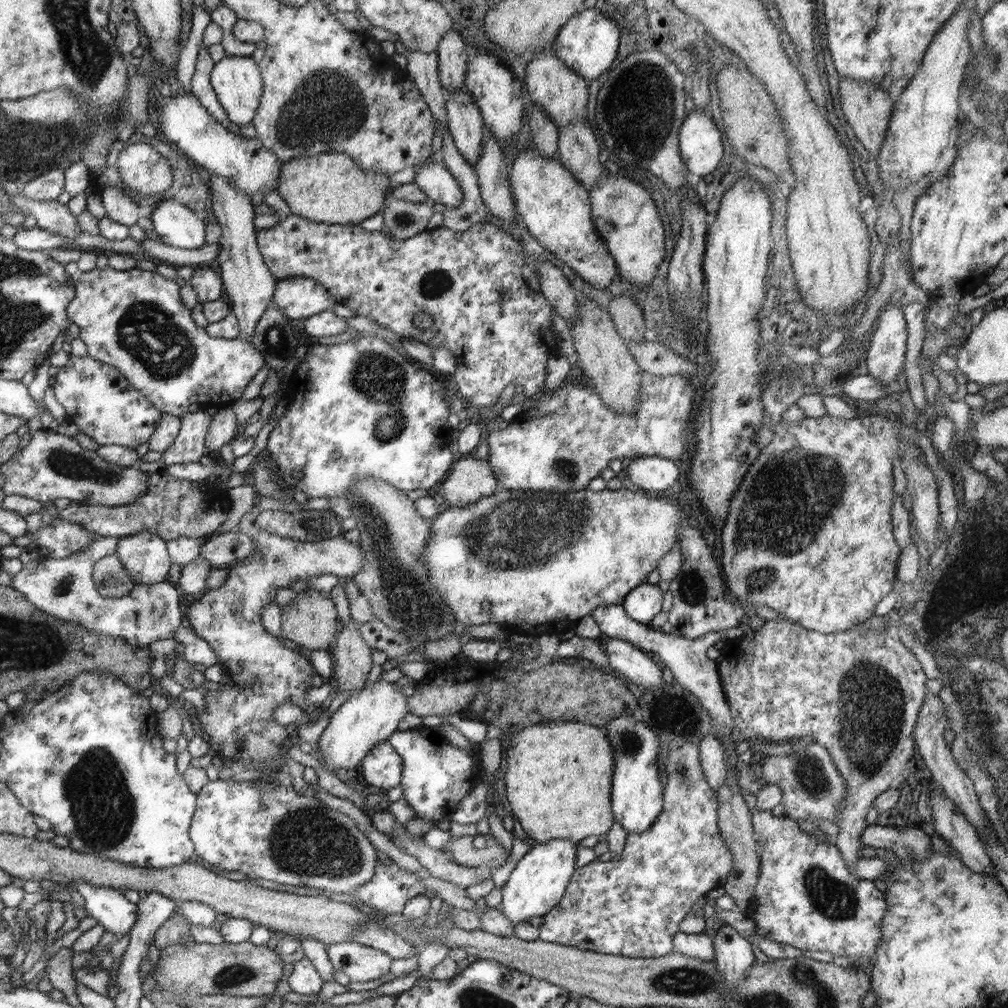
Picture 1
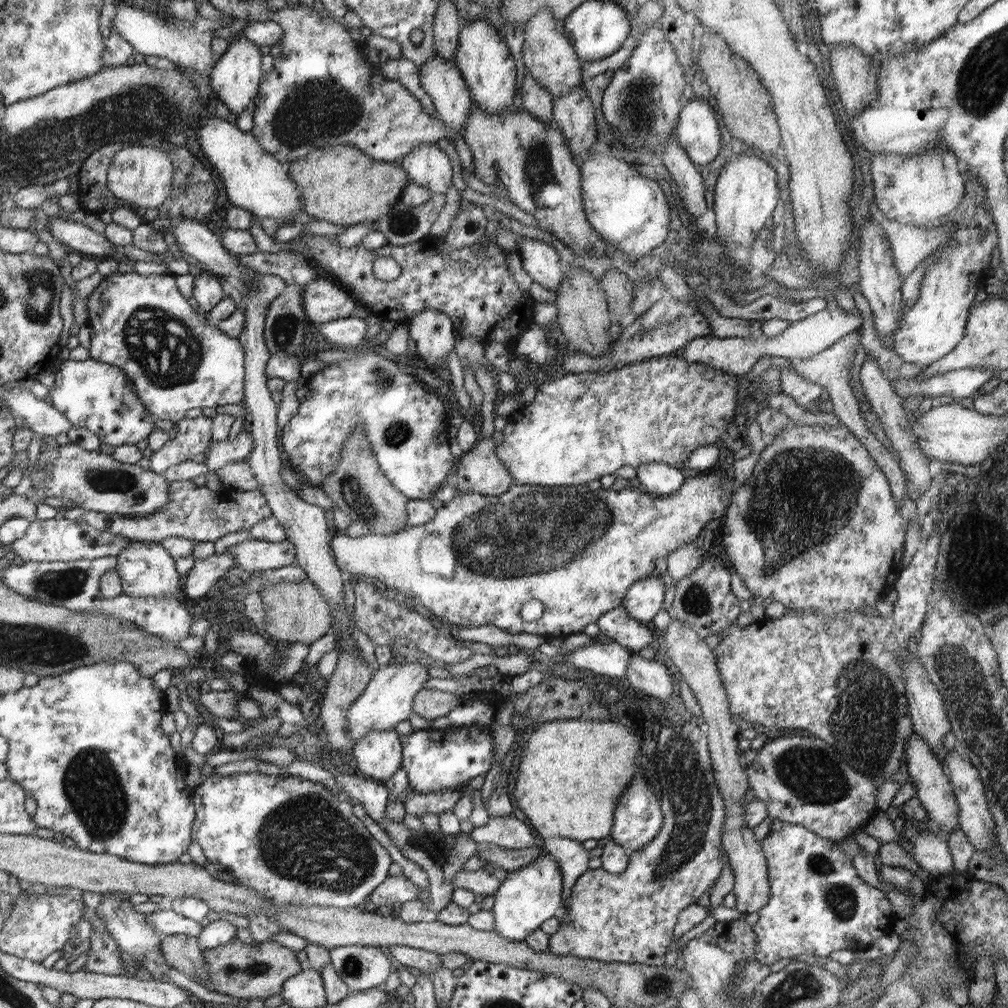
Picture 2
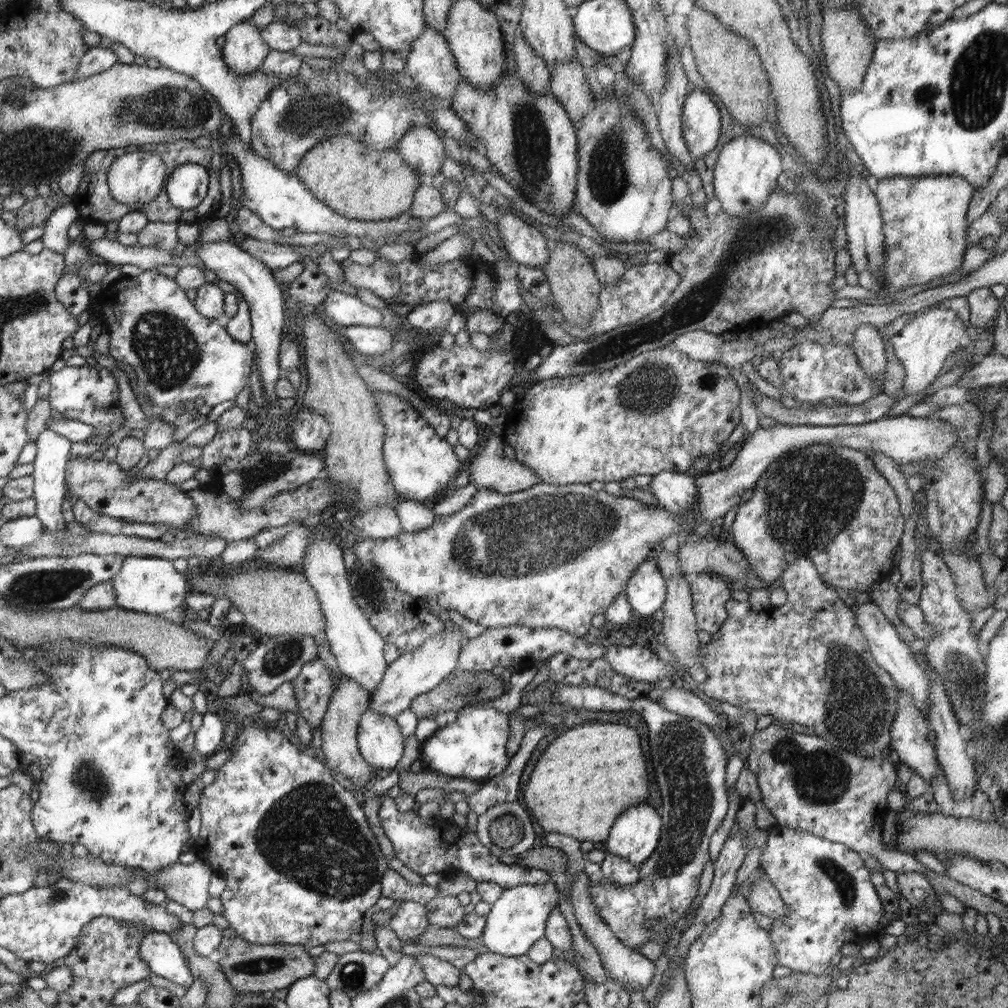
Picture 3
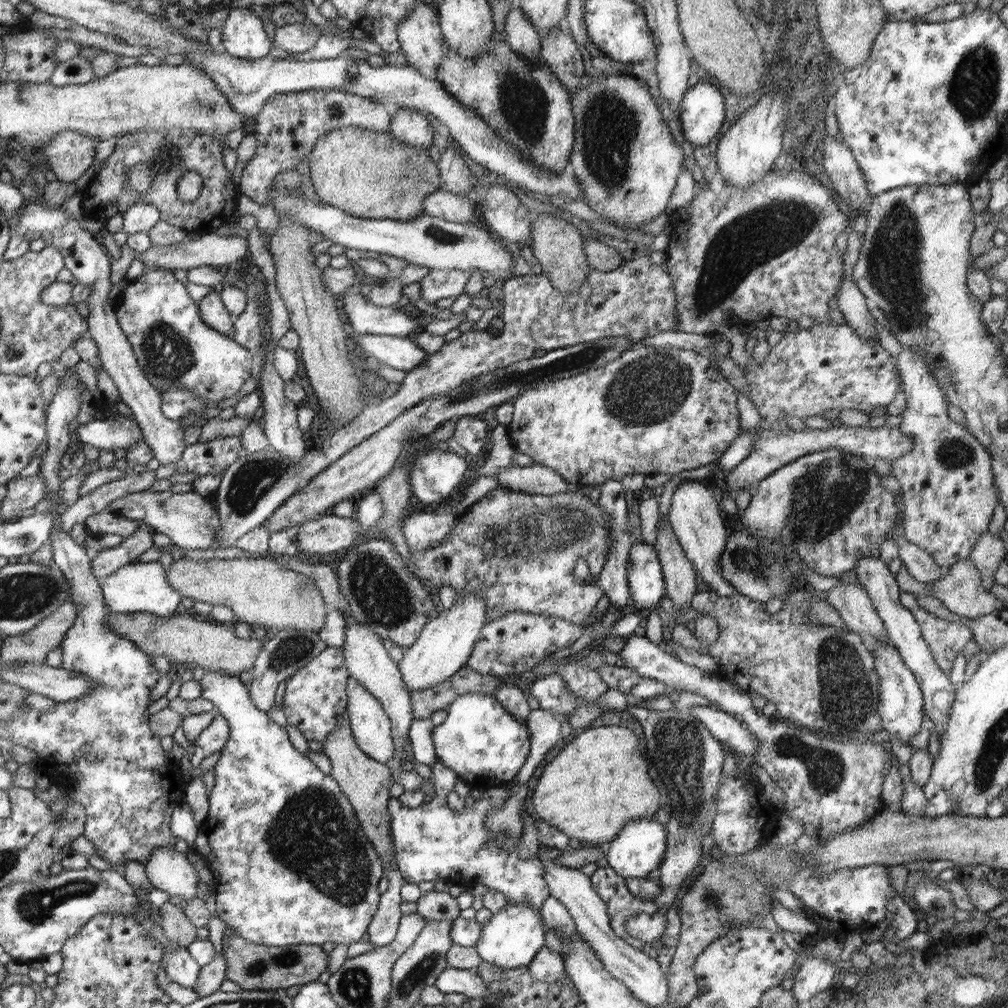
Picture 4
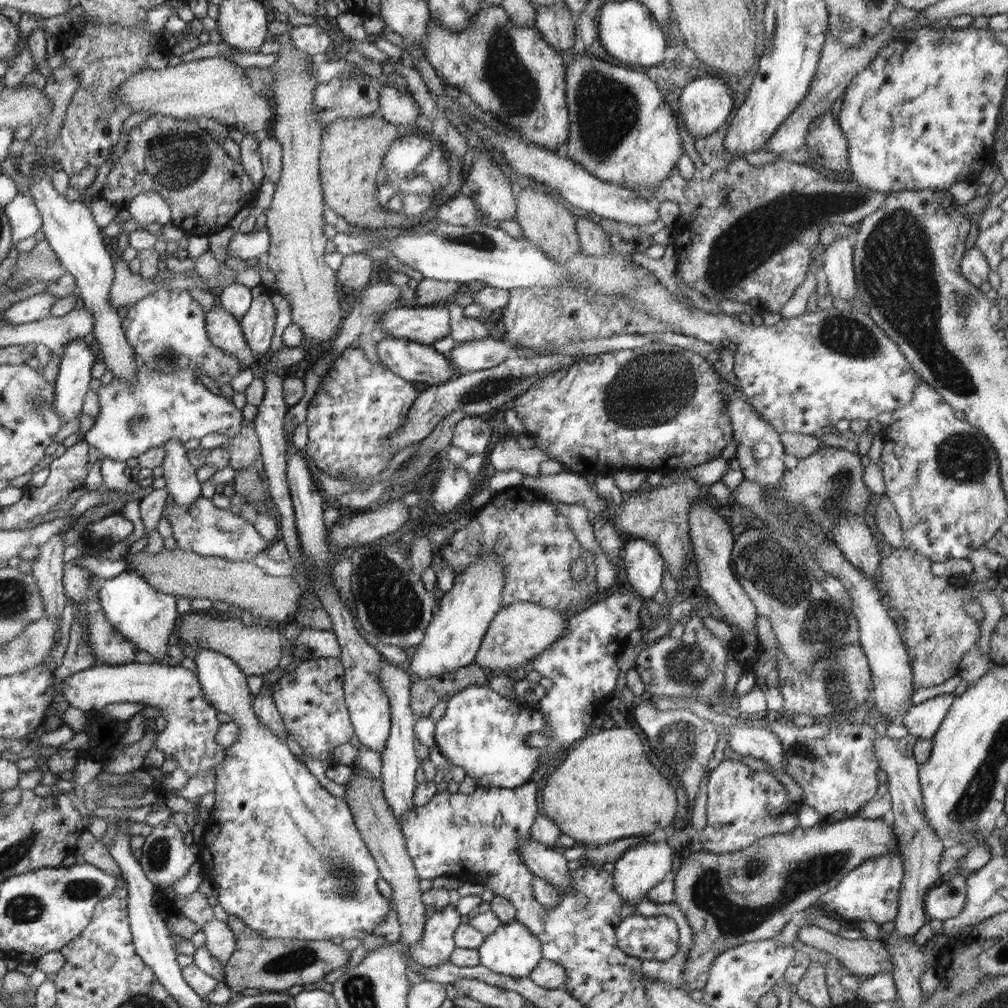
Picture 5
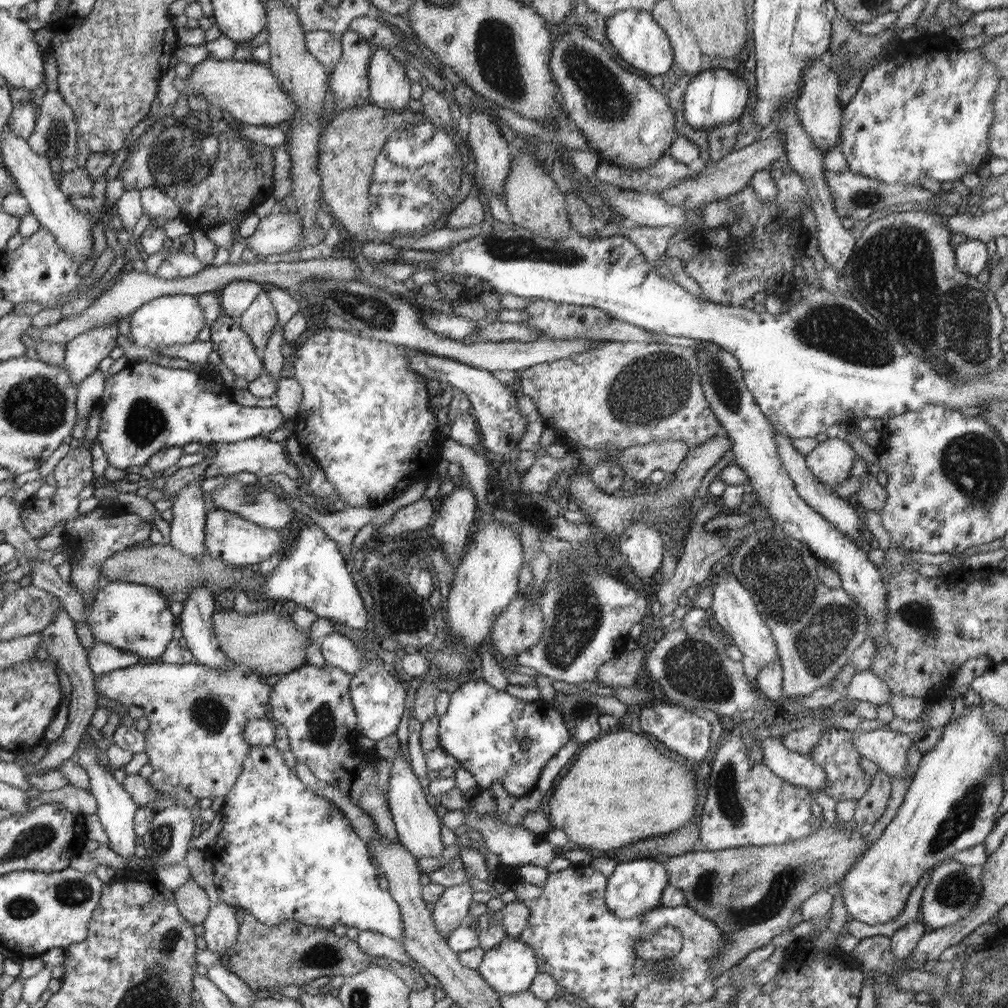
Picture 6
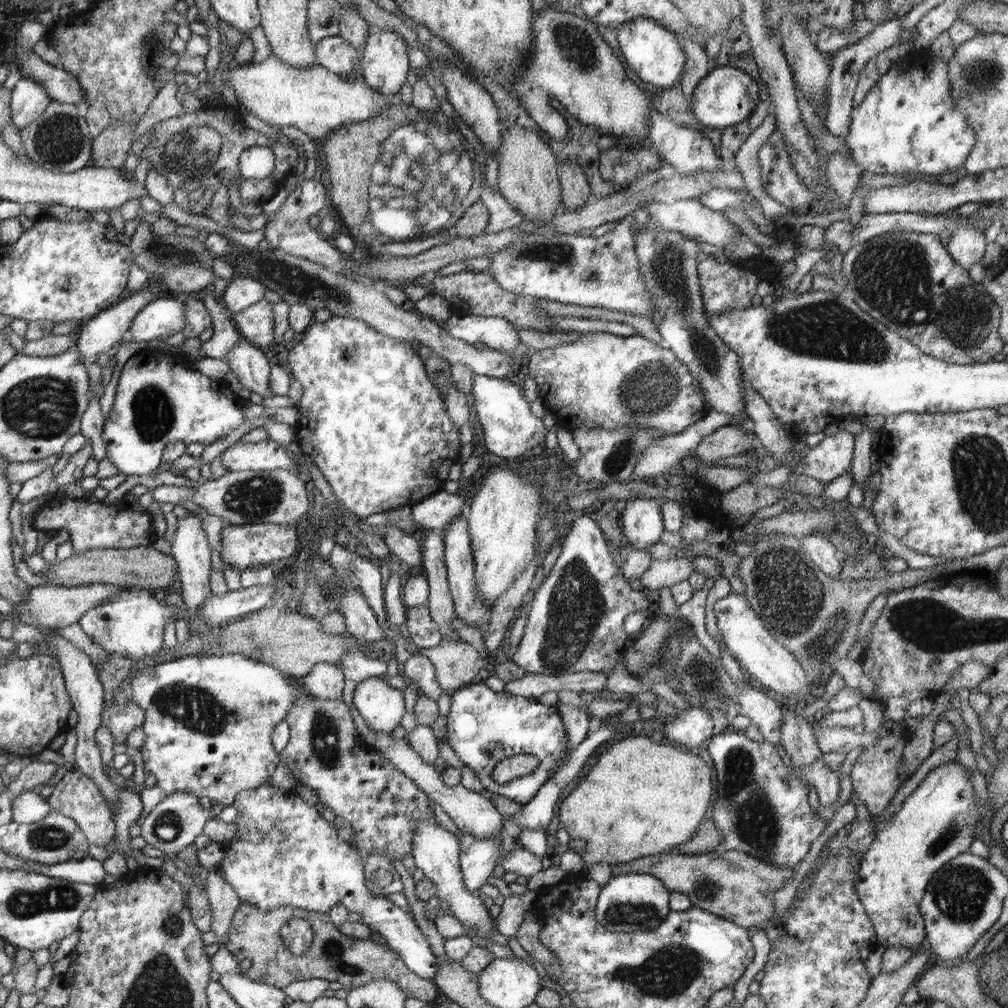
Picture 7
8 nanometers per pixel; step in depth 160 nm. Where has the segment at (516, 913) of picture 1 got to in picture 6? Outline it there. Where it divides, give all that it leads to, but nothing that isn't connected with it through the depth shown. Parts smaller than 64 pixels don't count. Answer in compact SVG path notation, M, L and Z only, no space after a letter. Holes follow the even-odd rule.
M505 937L498 948L484 954L478 972L499 995L526 992L540 973L540 963L532 946L520 937Z

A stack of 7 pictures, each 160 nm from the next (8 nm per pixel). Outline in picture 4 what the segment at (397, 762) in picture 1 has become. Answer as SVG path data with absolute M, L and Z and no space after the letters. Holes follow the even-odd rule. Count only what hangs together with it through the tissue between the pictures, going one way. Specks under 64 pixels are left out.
M352 677L348 678L348 705L347 713L351 722L351 730L357 746L376 762L387 763L395 757L394 730L388 712L381 702L374 698L370 691L366 690L360 682Z

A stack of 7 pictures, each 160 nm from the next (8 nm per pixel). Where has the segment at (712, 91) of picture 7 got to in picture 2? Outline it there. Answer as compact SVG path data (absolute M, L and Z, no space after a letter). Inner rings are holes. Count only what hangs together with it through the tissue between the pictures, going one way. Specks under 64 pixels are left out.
M706 100L684 102L675 135L677 143L696 165L709 164L720 152L720 126Z

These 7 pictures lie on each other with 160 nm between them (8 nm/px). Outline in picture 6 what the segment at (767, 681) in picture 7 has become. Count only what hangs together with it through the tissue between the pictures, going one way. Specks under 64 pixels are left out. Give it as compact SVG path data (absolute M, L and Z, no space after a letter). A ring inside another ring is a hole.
M724 568L716 569L709 581L716 580L713 588L714 601L711 604L713 618L723 630L732 636L734 645L736 645L743 654L741 663L744 672L750 682L755 682L759 672L768 665L779 662L779 654L771 635L769 626L765 623L760 612L758 612L756 604L752 599L750 591L734 576L734 573L723 573Z

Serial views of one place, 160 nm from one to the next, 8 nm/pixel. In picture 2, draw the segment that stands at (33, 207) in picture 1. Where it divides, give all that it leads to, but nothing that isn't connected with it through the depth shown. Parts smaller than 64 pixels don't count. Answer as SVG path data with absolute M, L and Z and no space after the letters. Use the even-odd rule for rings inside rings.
M62 215L52 217L47 221L51 235L61 244L64 244L71 252L82 252L95 259L109 259L113 256L122 257L112 249L112 244L102 233L98 234L86 225L74 220L64 220Z

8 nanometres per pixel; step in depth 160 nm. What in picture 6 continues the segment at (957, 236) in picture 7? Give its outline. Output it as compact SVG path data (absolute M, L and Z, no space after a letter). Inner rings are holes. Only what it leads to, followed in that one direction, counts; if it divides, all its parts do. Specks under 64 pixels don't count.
M967 238L955 247L956 267L969 276L978 277L981 272L988 270L988 258L985 242Z

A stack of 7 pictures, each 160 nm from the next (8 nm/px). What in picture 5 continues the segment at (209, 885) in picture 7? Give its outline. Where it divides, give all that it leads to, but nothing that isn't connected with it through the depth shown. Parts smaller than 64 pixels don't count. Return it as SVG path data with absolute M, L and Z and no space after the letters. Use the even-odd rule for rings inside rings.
M214 918L202 928L206 936L204 947L214 956L222 965L228 963L234 950L237 950L237 935L234 935L224 920Z

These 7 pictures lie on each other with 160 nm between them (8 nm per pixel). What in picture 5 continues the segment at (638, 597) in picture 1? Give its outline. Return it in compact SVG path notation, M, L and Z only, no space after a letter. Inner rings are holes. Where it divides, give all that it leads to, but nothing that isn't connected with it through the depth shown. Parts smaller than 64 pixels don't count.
M630 539L622 556L626 580L642 600L650 600L661 590L663 558L658 549L642 539Z

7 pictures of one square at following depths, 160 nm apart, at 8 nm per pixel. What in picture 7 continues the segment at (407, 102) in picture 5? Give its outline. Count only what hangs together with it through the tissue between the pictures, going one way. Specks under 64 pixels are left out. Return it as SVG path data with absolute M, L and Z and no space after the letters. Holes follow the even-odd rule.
M374 27L369 31L364 51L360 53L360 65L364 69L365 83L384 96L397 94L401 91L408 76L408 44L395 32Z

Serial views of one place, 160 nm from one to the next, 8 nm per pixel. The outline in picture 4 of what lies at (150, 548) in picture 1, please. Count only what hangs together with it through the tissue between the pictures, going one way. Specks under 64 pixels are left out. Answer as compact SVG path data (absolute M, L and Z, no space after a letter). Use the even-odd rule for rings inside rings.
M136 560L112 573L101 585L101 592L108 614L149 613L160 617L172 617L181 612L182 595L171 585L166 568L159 561Z

